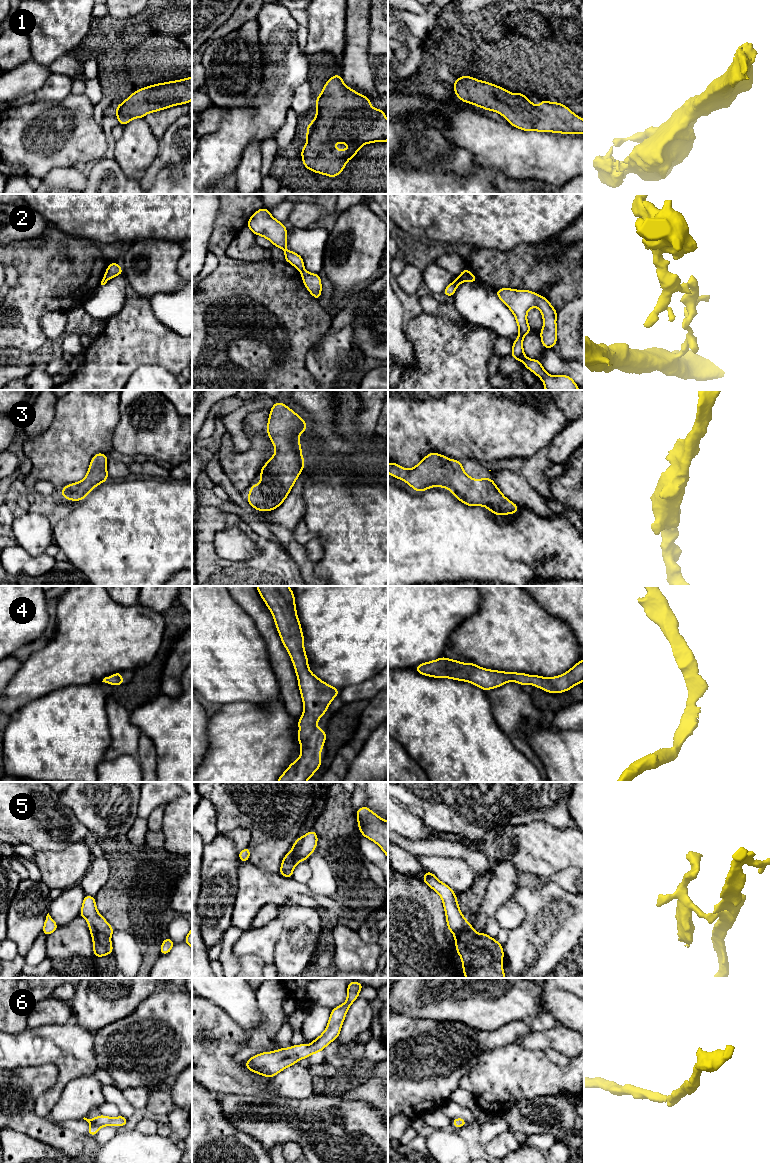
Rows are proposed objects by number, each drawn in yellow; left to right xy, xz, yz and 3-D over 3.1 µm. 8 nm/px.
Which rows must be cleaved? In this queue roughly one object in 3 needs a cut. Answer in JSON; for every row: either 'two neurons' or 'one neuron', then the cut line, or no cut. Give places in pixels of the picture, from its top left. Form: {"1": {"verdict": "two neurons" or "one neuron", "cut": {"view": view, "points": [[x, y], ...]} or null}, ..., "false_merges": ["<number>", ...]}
{"1": {"verdict": "one neuron", "cut": null}, "2": {"verdict": "two neurons", "cut": {"view": "yz", "points": [[460, 274], [465, 280]]}}, "3": {"verdict": "one neuron", "cut": null}, "4": {"verdict": "one neuron", "cut": null}, "5": {"verdict": "two neurons", "cut": {"view": "xy", "points": [[88, 922], [97, 930], [109, 936]]}}, "6": {"verdict": "one neuron", "cut": null}, "false_merges": ["2", "5"]}

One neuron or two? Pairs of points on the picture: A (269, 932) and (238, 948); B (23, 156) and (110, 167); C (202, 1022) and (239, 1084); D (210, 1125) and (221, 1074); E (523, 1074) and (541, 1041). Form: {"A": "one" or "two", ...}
{"A": "one", "B": "two", "C": "one", "D": "two", "E": "two"}

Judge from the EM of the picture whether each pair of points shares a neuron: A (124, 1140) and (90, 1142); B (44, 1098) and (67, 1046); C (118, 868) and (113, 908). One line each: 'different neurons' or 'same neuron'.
A: same neuron
B: same neuron
C: same neuron

